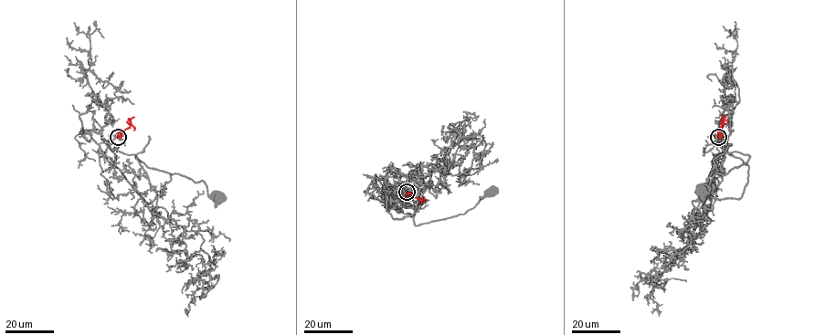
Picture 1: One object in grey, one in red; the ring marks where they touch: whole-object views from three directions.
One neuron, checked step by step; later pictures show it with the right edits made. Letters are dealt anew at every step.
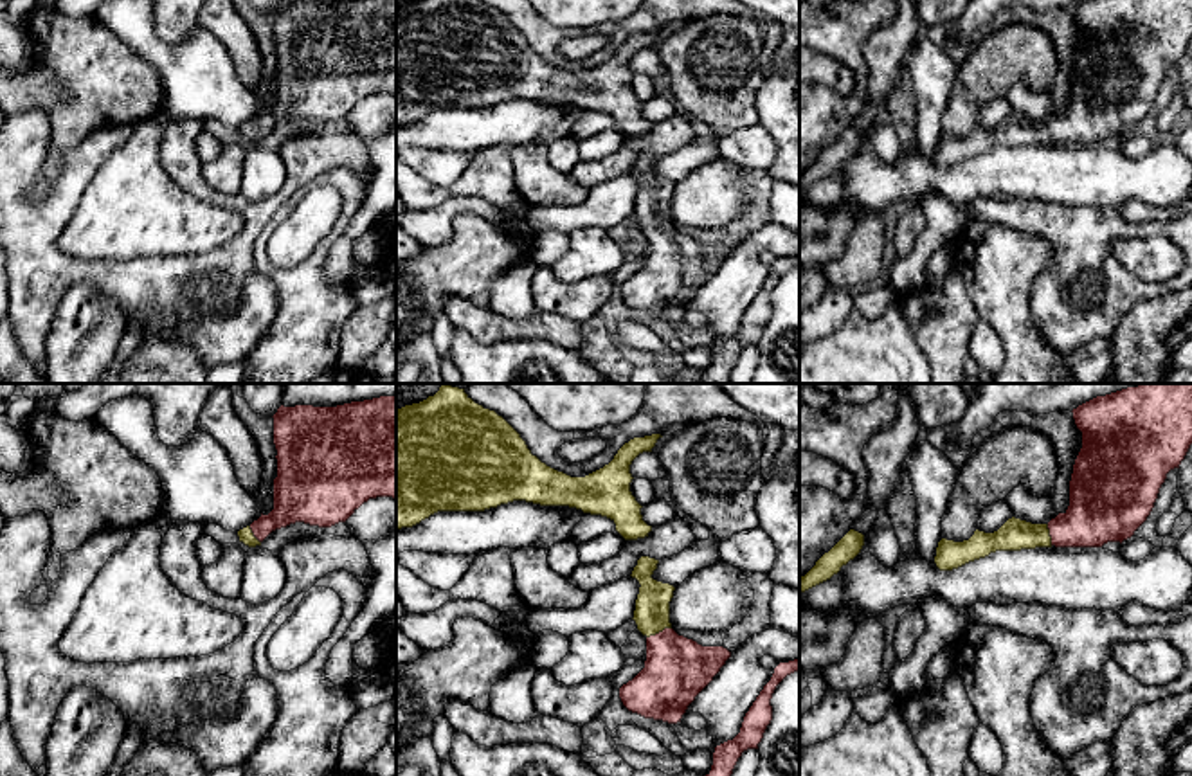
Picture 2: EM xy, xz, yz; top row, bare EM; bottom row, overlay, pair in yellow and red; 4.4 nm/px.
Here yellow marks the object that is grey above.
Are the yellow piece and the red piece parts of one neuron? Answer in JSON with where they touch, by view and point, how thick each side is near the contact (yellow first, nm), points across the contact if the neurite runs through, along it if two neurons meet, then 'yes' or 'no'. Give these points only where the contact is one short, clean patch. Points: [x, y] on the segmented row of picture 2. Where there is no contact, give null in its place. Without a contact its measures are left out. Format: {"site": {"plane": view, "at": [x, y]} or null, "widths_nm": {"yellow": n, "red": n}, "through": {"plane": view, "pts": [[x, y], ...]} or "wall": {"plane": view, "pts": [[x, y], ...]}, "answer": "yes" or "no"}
{"site": {"plane": "xz", "at": [658, 632]}, "widths_nm": {"yellow": 160, "red": 280}, "through": {"plane": "xz", "pts": [[652, 607], [658, 632], [677, 668]]}, "answer": "yes"}

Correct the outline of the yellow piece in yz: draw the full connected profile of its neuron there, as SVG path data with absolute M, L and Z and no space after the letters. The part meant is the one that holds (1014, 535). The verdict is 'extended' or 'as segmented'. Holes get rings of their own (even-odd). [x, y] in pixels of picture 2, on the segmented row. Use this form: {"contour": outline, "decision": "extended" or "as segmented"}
{"contour": "M1142 383L1097 396L1071 411L1082 448L1070 481L1070 506L1048 524L1008 519L998 531L976 529L969 540L942 538L935 564L953 571L996 551L1035 547L1102 547L1124 542L1147 520L1167 474L1179 468L1192 445L1192 383Z", "decision": "extended"}

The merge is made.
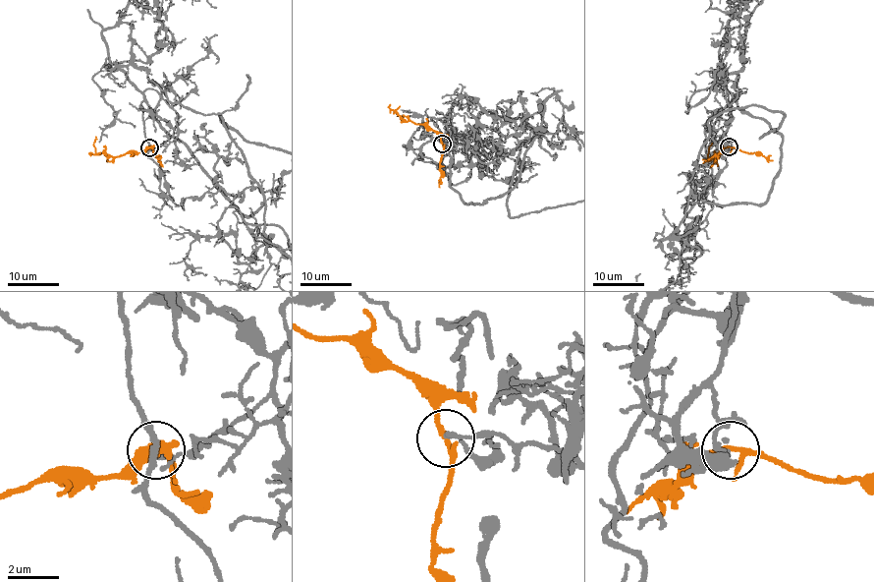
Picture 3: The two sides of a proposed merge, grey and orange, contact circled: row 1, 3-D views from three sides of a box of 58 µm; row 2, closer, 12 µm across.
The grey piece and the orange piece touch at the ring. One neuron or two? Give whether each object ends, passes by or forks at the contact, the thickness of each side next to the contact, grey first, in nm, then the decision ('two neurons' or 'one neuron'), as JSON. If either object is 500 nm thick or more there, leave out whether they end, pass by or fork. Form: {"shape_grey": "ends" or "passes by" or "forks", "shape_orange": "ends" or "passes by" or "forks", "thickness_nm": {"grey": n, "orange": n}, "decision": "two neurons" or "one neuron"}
{"shape_grey": "ends", "shape_orange": "forks", "thickness_nm": {"grey": 160, "orange": 160}, "decision": "two neurons"}

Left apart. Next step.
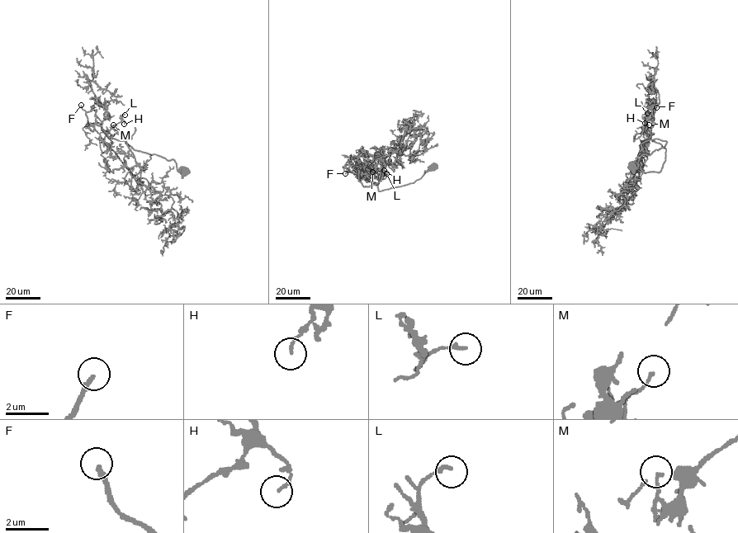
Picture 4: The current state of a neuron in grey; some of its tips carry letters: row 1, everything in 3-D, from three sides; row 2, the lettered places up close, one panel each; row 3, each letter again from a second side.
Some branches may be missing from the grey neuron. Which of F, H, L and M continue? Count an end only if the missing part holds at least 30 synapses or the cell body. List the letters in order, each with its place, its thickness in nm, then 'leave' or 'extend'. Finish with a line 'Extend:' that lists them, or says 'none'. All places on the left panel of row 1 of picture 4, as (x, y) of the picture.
F: at (81, 105); 200 nm thick; extend
H: at (124, 124); 100 nm thick; leave
L: at (125, 115); 150 nm thick; leave
M: at (113, 124); 120 nm thick; leave
Extend: F

